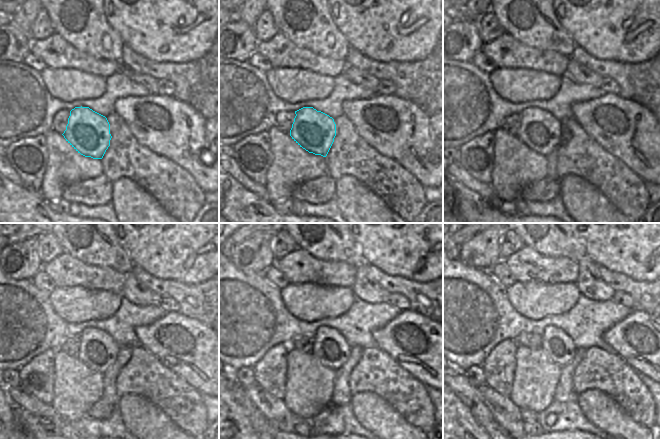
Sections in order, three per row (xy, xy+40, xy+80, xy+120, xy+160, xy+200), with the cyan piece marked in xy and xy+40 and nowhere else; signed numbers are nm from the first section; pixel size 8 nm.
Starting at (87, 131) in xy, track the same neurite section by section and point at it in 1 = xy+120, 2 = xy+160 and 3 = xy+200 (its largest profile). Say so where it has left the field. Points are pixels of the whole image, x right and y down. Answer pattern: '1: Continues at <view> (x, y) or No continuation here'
1: Continues at xy+120 (98, 350)
2: Continues at xy+160 (331, 348)
3: Continues at xy+200 (560, 347).

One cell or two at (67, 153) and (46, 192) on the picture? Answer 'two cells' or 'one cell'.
one cell

